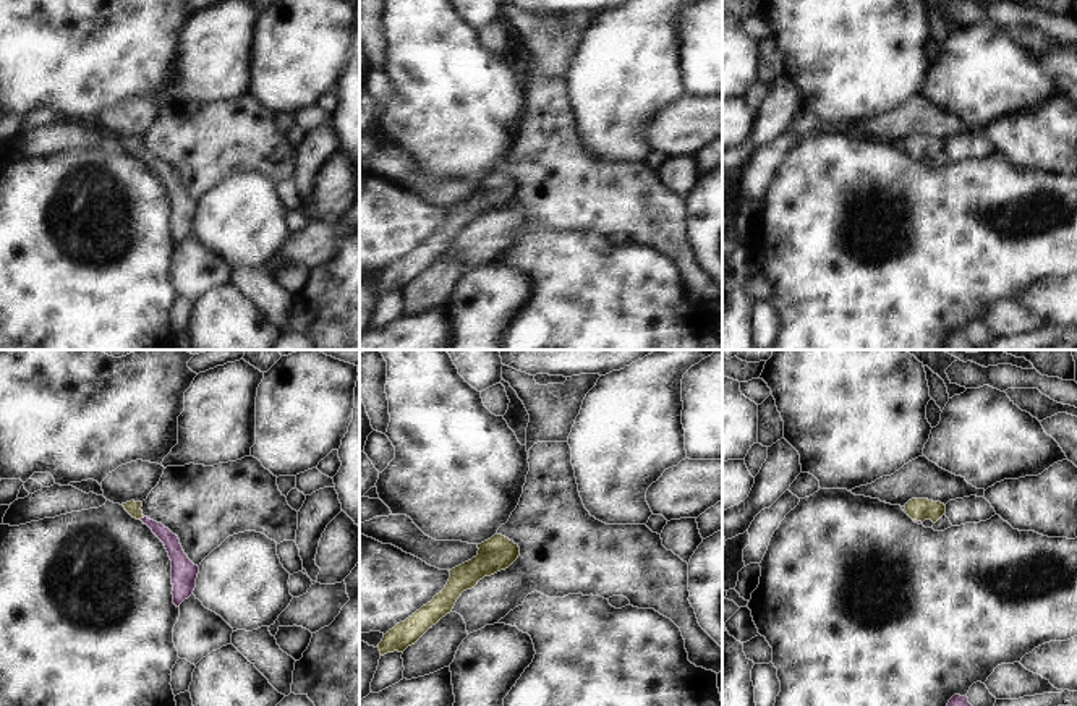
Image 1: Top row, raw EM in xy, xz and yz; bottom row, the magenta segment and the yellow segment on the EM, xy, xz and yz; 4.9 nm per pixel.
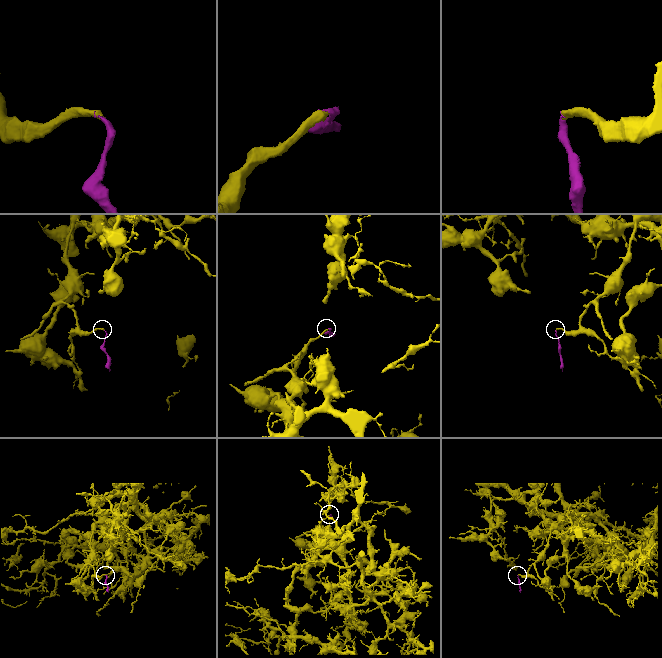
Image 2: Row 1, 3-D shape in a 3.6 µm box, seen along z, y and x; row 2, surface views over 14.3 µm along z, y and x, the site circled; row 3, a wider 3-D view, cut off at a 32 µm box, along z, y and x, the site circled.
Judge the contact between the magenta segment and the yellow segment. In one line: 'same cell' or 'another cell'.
same cell

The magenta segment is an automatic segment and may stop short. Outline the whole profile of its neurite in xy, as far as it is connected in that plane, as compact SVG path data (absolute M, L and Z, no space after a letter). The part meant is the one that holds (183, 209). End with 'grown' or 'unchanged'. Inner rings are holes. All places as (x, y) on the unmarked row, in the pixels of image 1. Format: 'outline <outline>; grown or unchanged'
outline M131 138L121 142L133 155L147 162L152 170L164 180L172 198L173 241L180 245L180 241L188 236L196 225L199 204L188 196L177 172L173 172L162 160L157 160L143 152L143 139Z; grown

